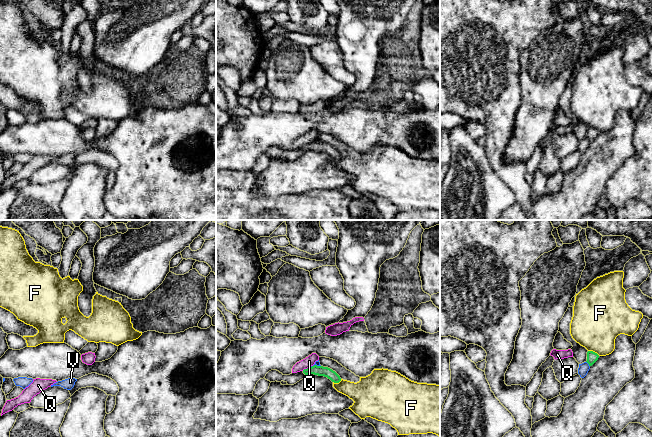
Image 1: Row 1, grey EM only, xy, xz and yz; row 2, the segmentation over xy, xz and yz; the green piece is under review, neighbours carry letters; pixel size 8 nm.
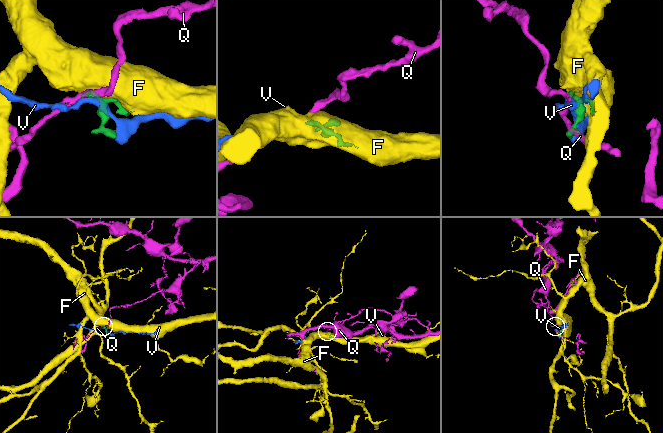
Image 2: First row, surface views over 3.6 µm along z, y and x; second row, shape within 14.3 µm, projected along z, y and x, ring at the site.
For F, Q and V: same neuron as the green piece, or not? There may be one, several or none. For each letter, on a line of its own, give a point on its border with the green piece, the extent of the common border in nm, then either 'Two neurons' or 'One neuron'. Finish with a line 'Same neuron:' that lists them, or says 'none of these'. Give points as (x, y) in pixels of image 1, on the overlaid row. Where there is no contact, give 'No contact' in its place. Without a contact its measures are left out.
F: Touches green at yz (594, 352). Shared border 100 nm. Two neurons
Q: Touches green at xz (307, 368). Shared border 80 nm. Two neurons
V: Touches green at yz (588, 363). Shared border 50 nm. Two neurons
Same neuron: none of these

